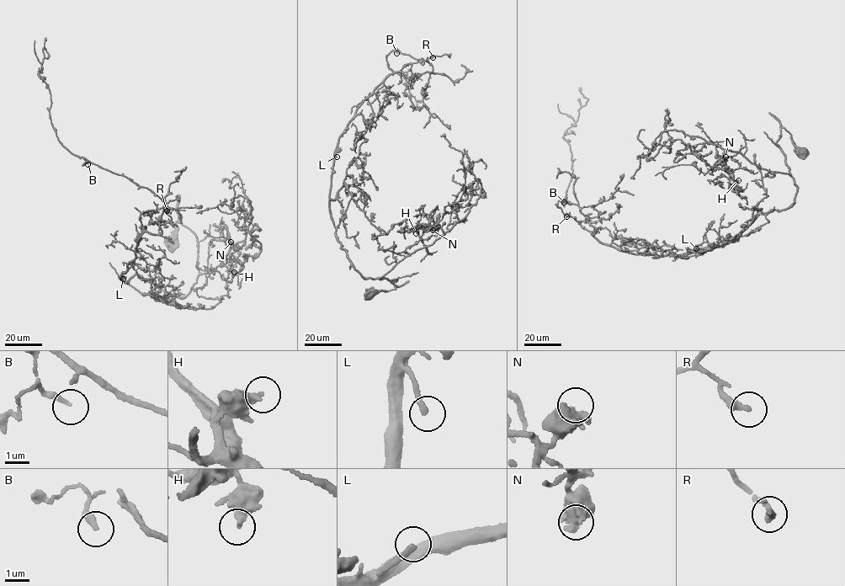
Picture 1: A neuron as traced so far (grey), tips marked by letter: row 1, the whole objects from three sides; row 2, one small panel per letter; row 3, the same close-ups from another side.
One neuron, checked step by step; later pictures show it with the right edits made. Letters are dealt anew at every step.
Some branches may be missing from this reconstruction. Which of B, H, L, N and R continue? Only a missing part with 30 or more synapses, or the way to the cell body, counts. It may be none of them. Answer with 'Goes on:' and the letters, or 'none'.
Goes on: none

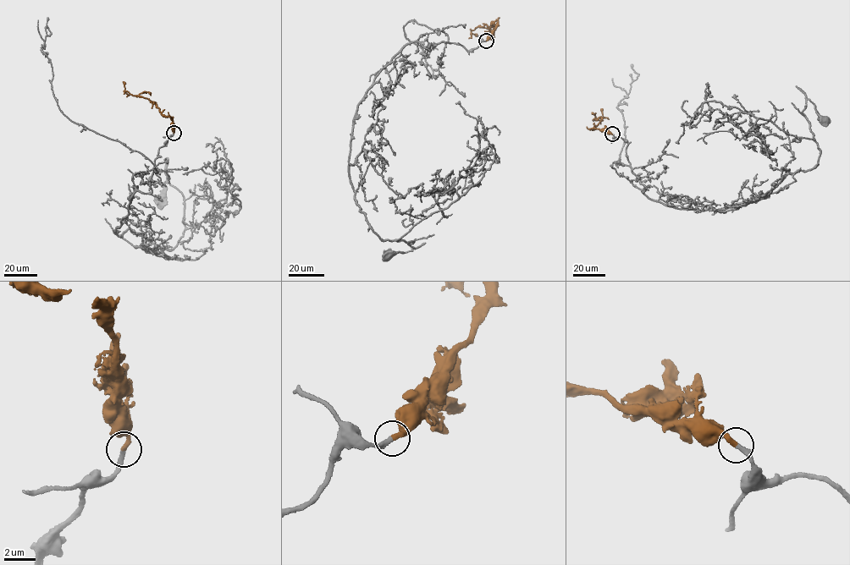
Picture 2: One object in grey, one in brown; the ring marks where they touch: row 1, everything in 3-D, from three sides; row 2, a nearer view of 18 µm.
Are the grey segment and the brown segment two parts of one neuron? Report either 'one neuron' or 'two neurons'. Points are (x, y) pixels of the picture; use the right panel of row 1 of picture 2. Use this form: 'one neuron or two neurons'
one neuron

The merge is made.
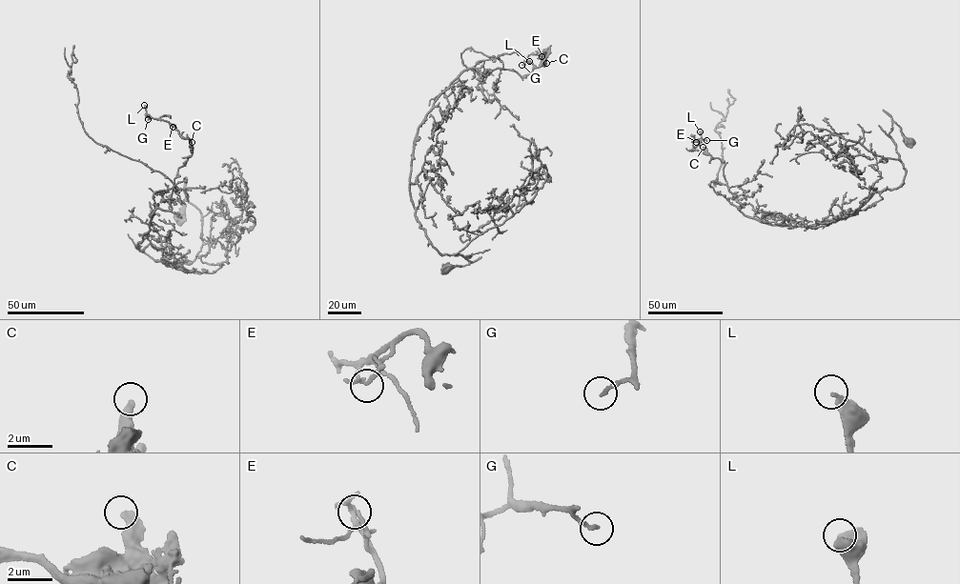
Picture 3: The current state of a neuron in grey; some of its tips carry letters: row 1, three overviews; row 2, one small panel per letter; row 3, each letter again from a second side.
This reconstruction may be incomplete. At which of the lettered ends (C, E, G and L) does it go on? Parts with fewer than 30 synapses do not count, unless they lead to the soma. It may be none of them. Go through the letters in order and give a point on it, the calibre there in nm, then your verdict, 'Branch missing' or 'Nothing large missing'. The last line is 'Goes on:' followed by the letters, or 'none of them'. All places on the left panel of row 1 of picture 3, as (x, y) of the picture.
C: Place: (192, 142). Thickness 440 nm. Nothing large missing
E: Place: (173, 127). Thickness 160 nm. Nothing large missing
G: Place: (148, 119). Thickness 160 nm. Nothing large missing
L: Place: (144, 105). Thickness 260 nm. Nothing large missing
Goes on: none of them

